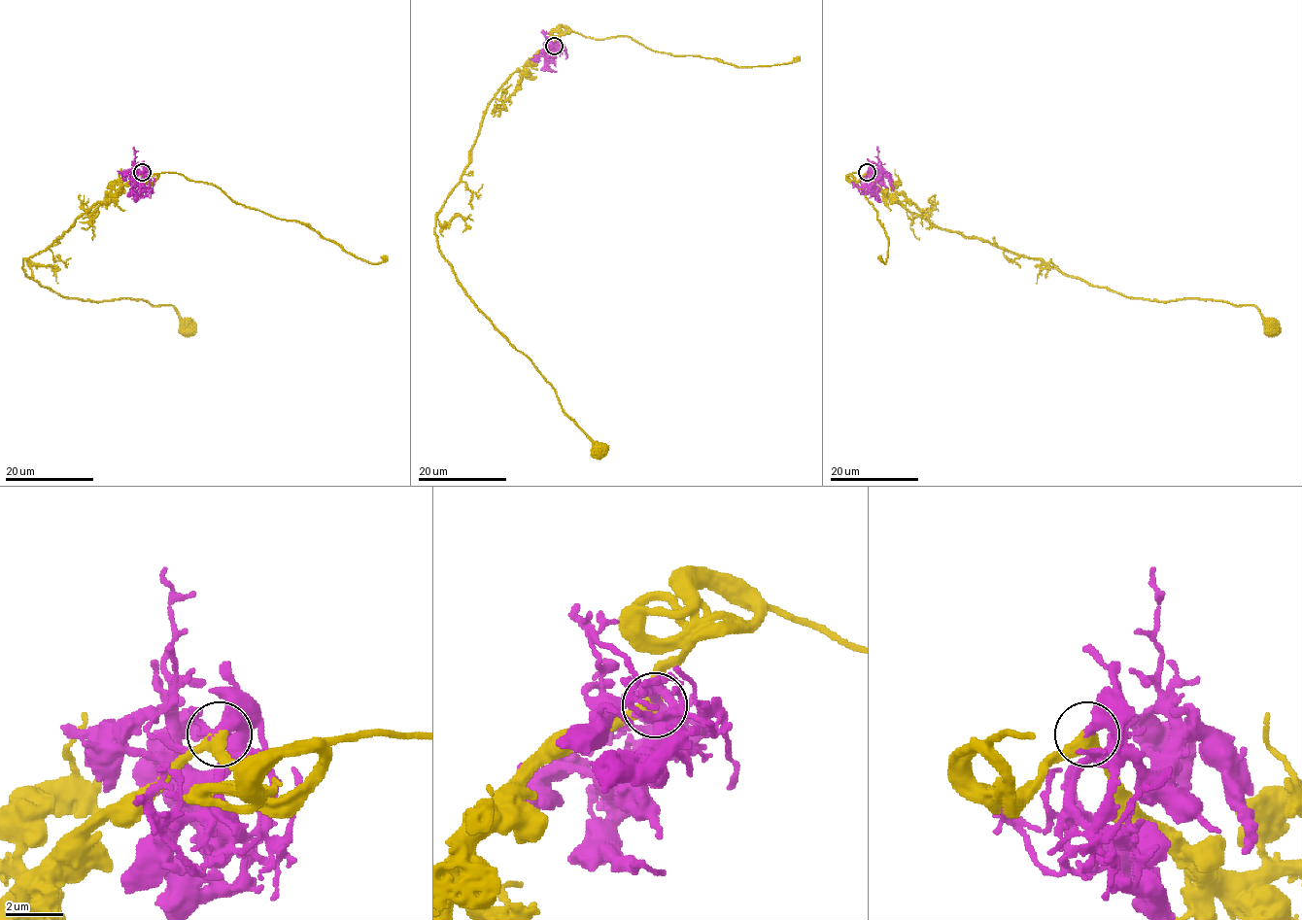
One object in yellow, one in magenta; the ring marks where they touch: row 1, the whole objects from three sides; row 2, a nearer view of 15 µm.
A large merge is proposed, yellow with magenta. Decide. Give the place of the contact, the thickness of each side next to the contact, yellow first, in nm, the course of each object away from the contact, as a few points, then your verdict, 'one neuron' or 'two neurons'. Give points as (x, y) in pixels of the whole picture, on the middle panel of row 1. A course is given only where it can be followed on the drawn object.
place (554, 46); calibres 420 and 480 nm; course yellow (554, 45), (487, 106), (435, 234), (474, 305), (601, 451); course magenta (554, 45), (558, 51), (548, 64), (556, 72); one neuron

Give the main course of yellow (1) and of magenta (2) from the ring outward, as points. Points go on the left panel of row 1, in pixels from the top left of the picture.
1: (142, 172), (82, 214), (50, 248), (26, 257), (22, 267), (61, 296), (140, 298), (172, 305), (189, 328)
2: (142, 172), (145, 174), (139, 179), (136, 174), (138, 187), (140, 189), (144, 187)

